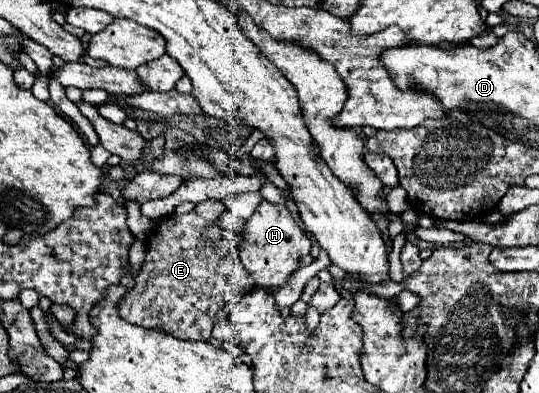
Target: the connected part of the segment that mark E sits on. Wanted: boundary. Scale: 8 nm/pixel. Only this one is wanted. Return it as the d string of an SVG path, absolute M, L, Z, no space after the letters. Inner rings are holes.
M211 199L187 215L171 213L159 221L159 227L147 241L145 263L135 277L135 287L119 305L119 315L125 321L165 331L177 339L207 341L211 339L211 319L217 311L227 303L239 303L243 295L255 287L233 243L225 239L211 243L205 239L203 231L215 221L215 210L219 214L225 206L220 200ZM215 279L219 279L219 283L215 283Z

